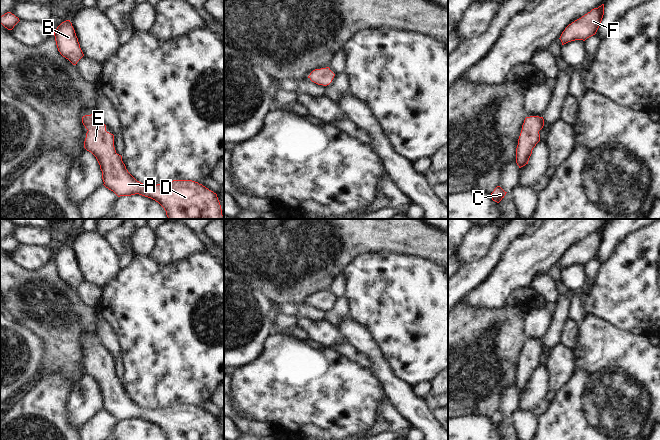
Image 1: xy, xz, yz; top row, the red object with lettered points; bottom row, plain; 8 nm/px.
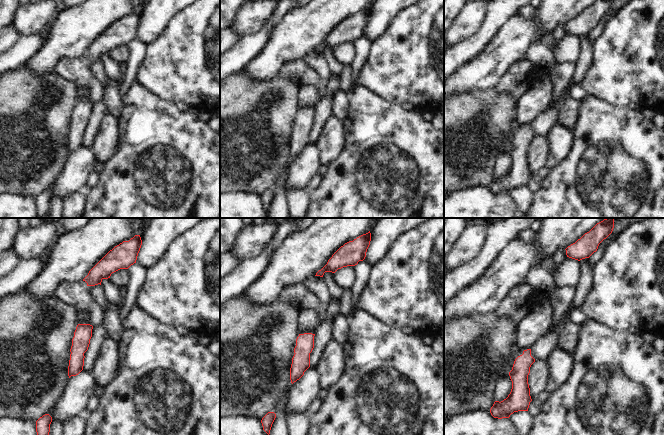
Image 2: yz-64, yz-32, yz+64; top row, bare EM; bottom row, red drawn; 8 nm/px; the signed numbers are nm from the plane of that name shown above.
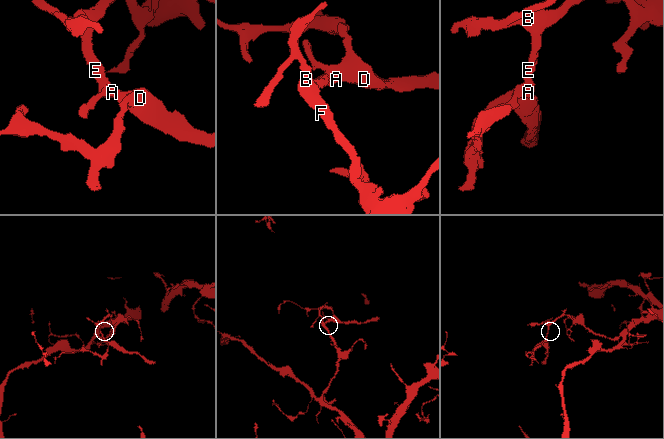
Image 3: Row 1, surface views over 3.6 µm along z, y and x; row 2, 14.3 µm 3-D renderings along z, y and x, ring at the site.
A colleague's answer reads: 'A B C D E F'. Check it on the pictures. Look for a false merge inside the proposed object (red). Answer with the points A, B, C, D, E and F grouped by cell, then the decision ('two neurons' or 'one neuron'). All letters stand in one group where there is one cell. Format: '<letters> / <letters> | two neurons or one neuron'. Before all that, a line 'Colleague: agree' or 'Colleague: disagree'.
Colleague: agree
A B C D E F | one neuron

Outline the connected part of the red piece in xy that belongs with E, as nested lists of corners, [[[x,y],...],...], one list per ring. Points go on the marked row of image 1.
[[[85,115],[82,123],[88,130],[84,148],[97,159],[102,171],[104,186],[118,197],[139,194],[158,202],[166,211],[168,219],[224,219],[217,194],[192,180],[173,180],[167,184],[149,186],[137,181],[126,169],[122,156],[116,153],[114,135],[106,131],[106,125],[96,115]]]

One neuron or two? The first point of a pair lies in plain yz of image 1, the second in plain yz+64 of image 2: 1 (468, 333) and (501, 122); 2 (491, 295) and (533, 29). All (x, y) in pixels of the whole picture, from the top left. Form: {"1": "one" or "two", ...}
{"1": "one", "2": "one"}

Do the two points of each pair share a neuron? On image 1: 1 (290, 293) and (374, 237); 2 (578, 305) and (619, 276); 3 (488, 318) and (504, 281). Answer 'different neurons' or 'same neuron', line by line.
1: same neuron
2: different neurons
3: different neurons

